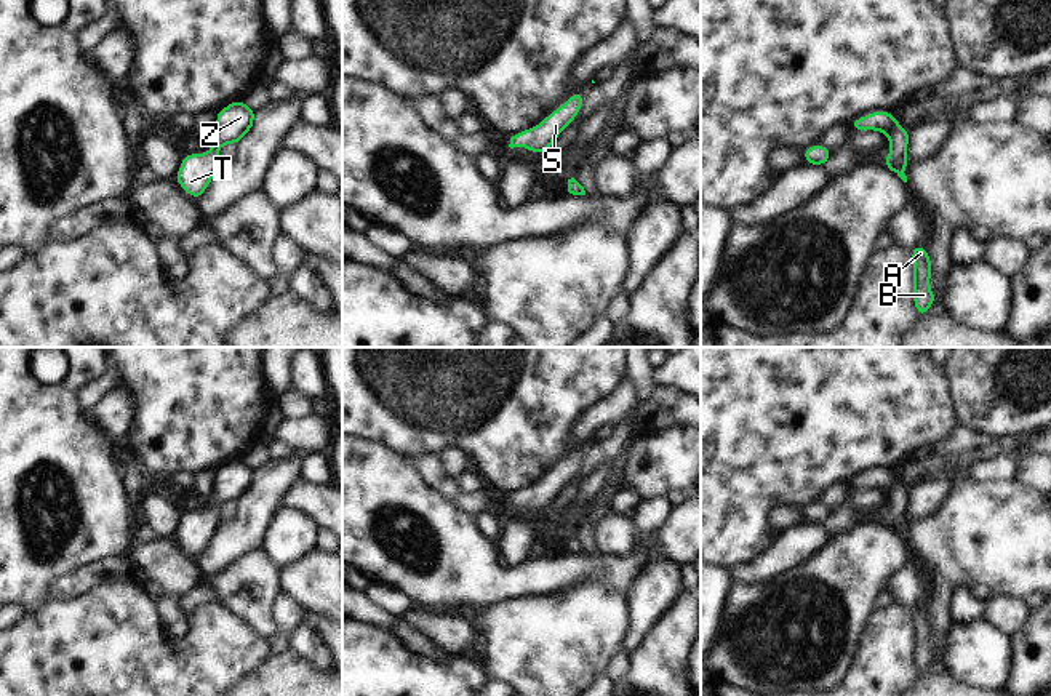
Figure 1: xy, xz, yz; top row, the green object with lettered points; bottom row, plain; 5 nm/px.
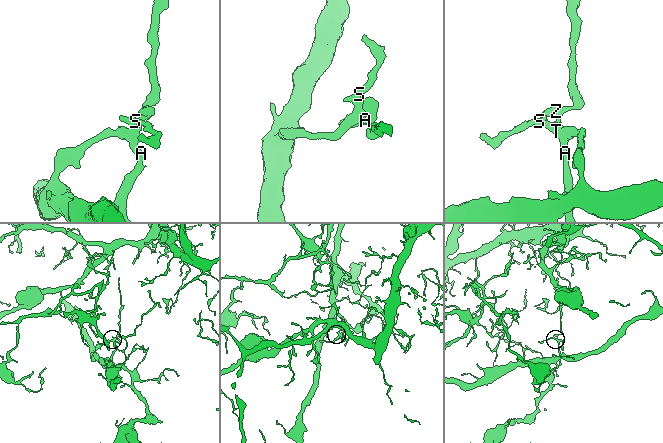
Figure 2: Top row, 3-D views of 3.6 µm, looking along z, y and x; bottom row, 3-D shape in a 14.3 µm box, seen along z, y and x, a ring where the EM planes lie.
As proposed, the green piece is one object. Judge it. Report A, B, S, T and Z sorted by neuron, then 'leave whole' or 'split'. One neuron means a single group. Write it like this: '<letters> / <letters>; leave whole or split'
A B S T Z; leave whole

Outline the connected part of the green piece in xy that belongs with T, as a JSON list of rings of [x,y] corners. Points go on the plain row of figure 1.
[[[234,459],[216,470],[216,494],[205,512],[184,512],[174,538],[197,560],[216,534],[221,518],[218,509],[226,502],[238,502],[253,486],[256,470],[242,459]]]

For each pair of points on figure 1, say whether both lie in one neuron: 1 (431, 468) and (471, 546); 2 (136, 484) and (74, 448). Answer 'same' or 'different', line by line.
1: different
2: different

